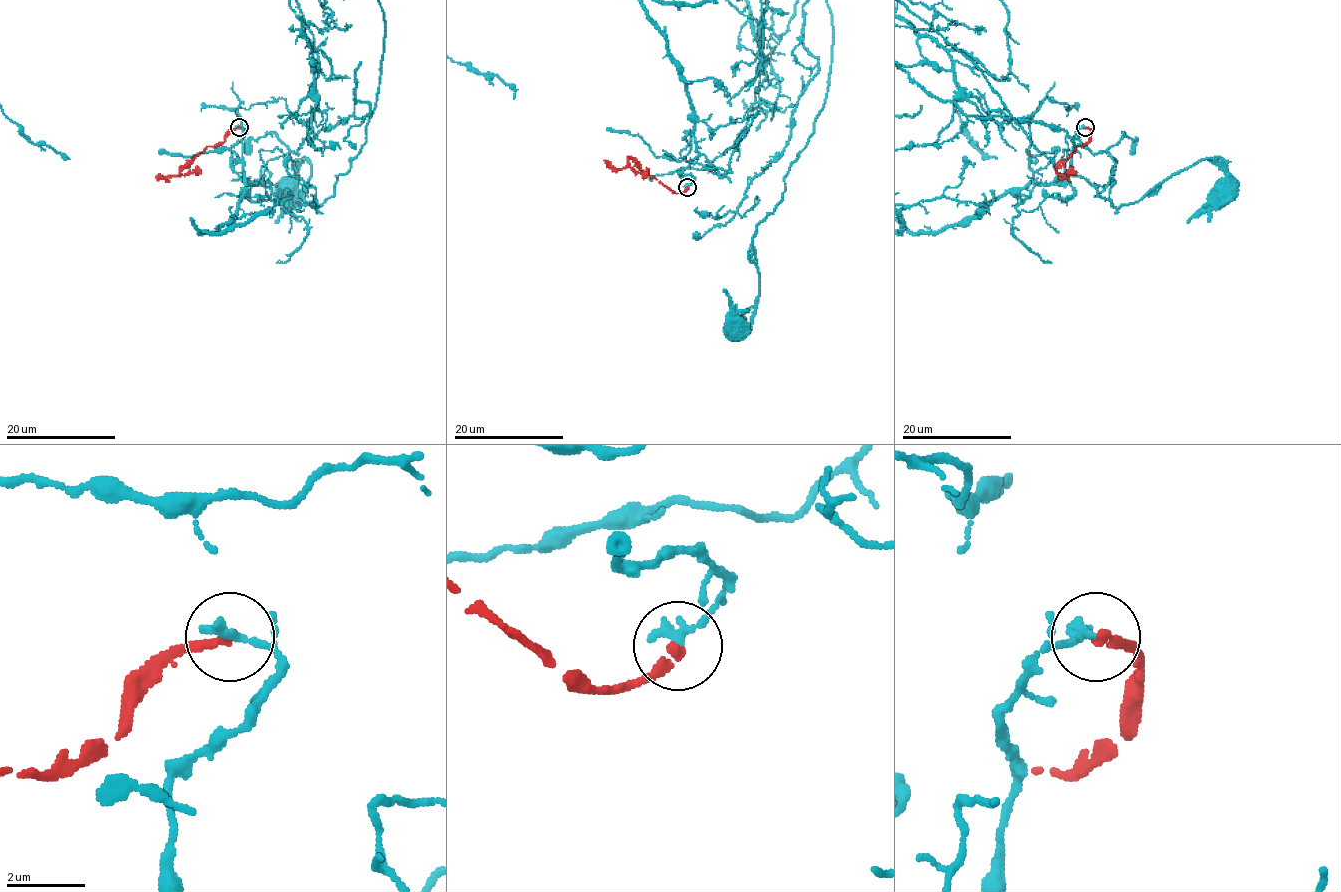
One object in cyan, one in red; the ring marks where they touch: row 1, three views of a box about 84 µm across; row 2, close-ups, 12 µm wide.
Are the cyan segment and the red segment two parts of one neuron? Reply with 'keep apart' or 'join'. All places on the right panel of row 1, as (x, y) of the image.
keep apart

